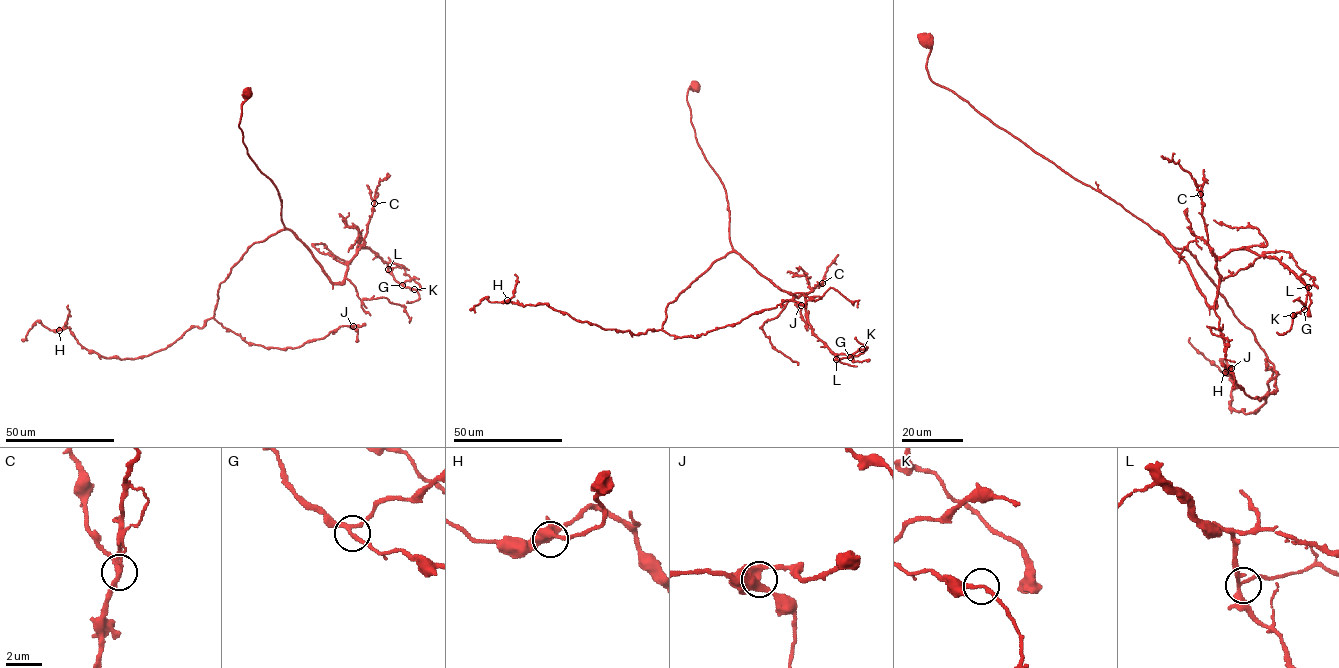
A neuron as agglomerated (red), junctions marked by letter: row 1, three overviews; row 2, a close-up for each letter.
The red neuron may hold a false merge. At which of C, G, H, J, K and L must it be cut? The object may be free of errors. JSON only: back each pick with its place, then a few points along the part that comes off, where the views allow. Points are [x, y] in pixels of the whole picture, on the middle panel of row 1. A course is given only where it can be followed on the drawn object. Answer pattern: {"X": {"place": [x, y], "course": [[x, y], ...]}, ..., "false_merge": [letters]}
{"false_merge": []}

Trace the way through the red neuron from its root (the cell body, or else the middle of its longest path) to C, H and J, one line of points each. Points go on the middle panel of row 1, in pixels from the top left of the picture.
C: (695, 85), (687, 95), (690, 121), (726, 192), (732, 248), (789, 294), (806, 294), (822, 283)
H: (695, 85), (687, 95), (690, 121), (726, 192), (733, 250), (667, 305), (661, 329), (644, 333), (507, 300)
J: (695, 85), (690, 121), (726, 192), (733, 250), (667, 305), (661, 329), (697, 337), (801, 305)

